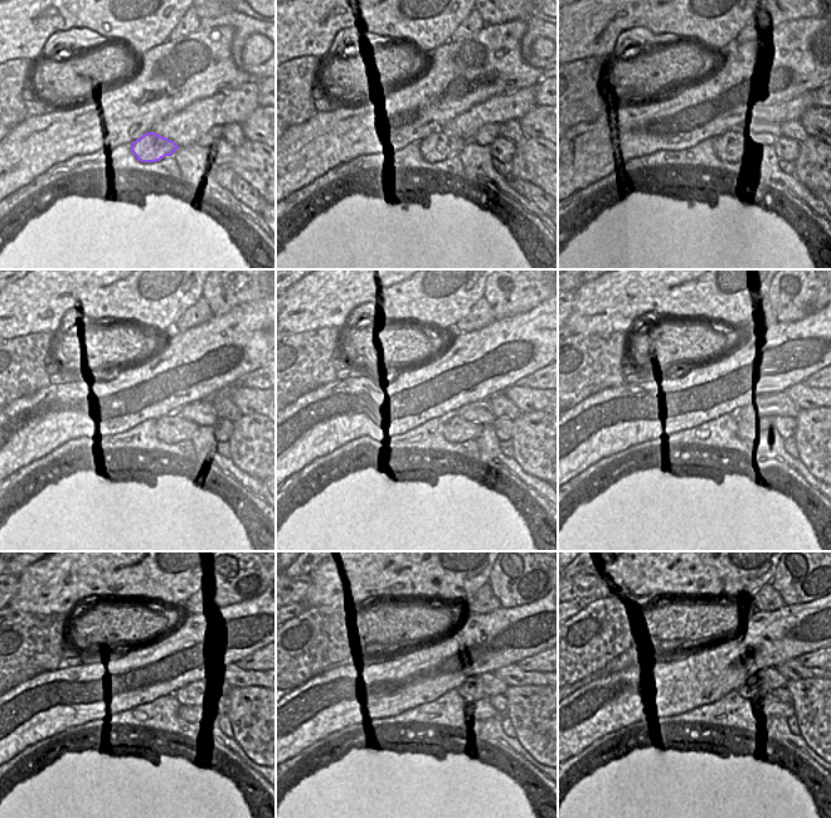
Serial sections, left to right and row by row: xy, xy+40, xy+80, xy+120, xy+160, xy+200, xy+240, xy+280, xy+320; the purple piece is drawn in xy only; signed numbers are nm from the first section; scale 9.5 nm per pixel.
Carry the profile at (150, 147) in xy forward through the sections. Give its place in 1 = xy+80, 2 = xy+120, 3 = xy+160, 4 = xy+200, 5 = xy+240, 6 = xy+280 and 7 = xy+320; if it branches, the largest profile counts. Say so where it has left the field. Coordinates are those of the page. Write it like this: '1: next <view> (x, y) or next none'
1: next xy+80 (733, 145)
2: next xy+120 (171, 428)
3: next xy+160 (457, 429)
4: next xy+200 (747, 431)
5: next xy+240 (189, 712)
6: next xy+280 (477, 712)
7: next xy+320 (773, 709)

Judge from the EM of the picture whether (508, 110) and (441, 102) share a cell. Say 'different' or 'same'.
different

